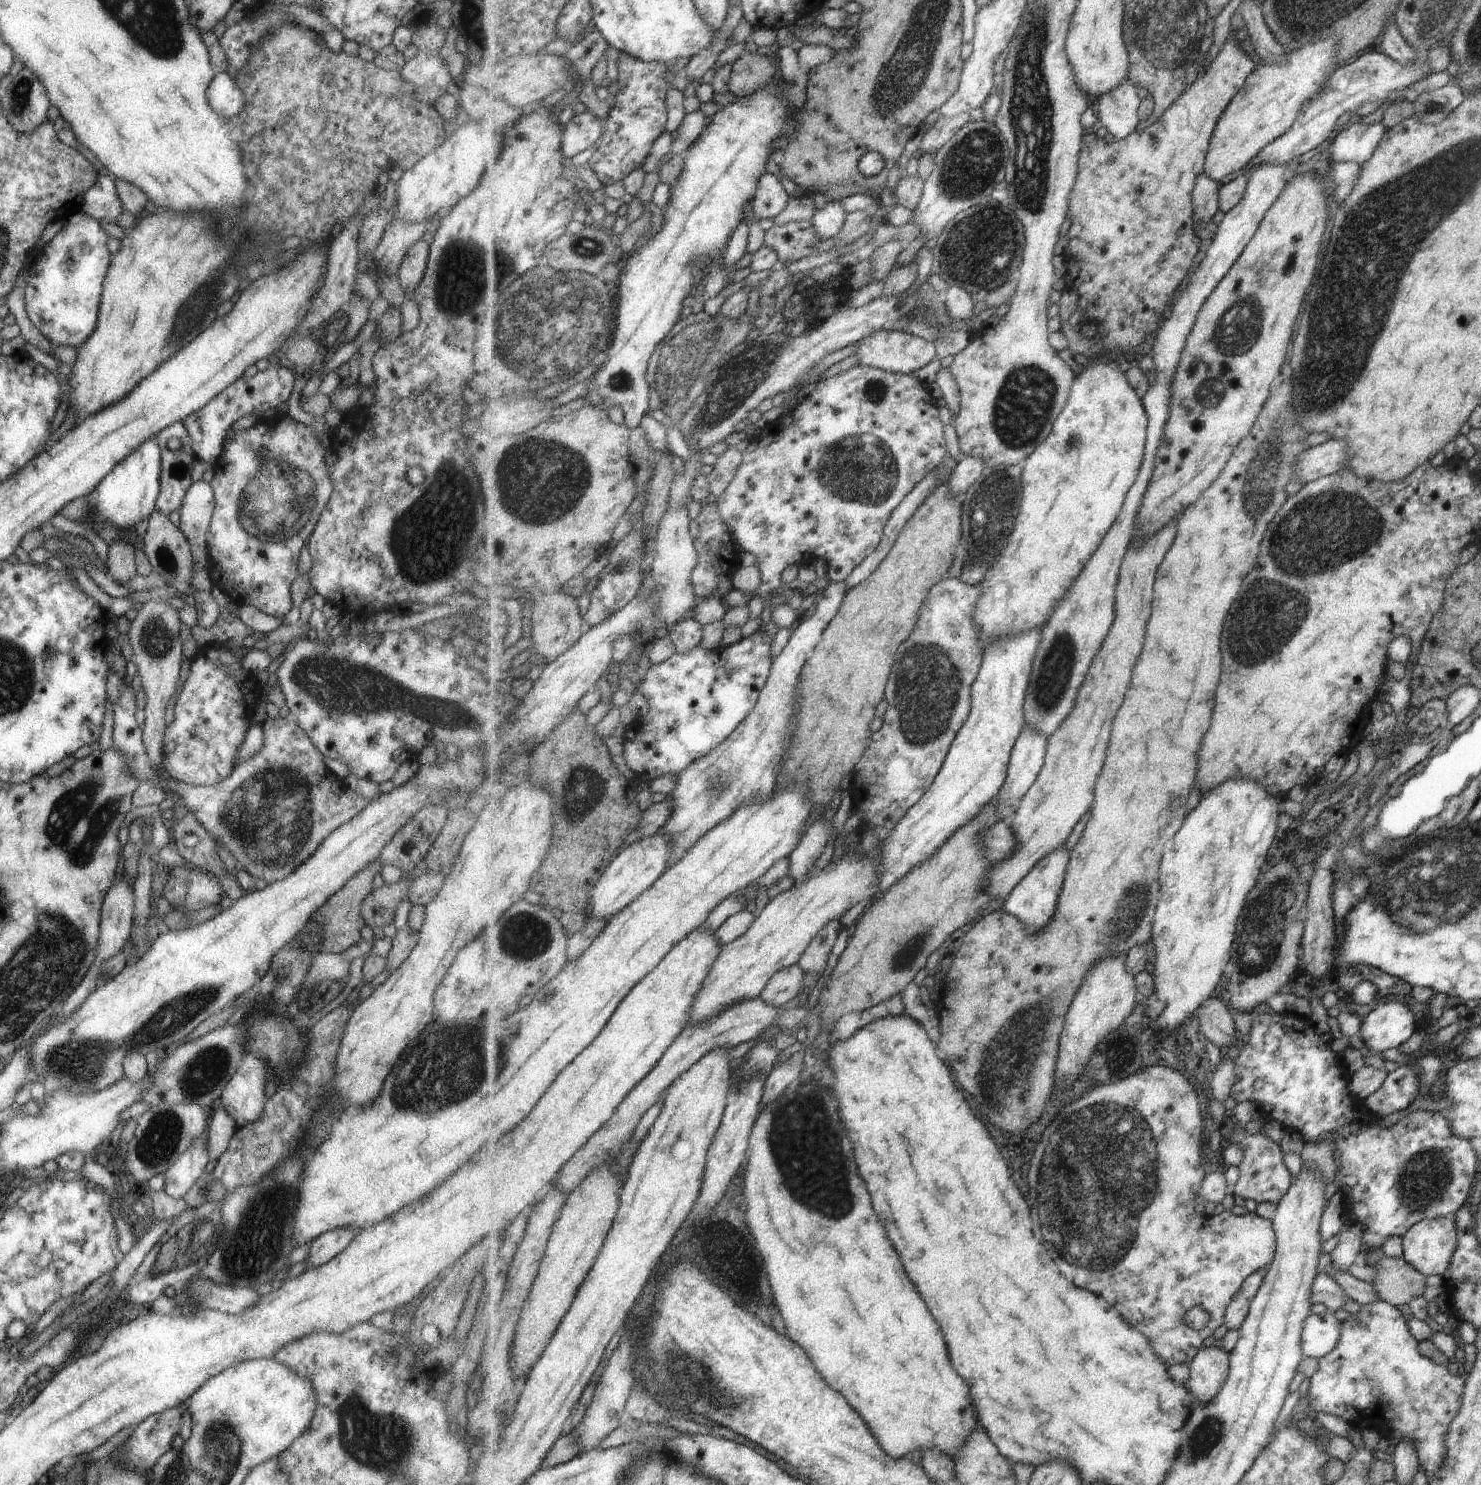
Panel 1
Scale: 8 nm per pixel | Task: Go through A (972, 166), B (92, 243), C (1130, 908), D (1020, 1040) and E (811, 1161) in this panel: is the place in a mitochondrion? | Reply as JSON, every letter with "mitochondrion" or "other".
{"A":"mitochondrion","B":"other","C":"mitochondrion","D":"mitochondrion","E":"mitochondrion"}

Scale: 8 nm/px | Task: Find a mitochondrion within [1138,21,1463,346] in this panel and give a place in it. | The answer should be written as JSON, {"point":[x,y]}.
{"point":[1434,106]}

